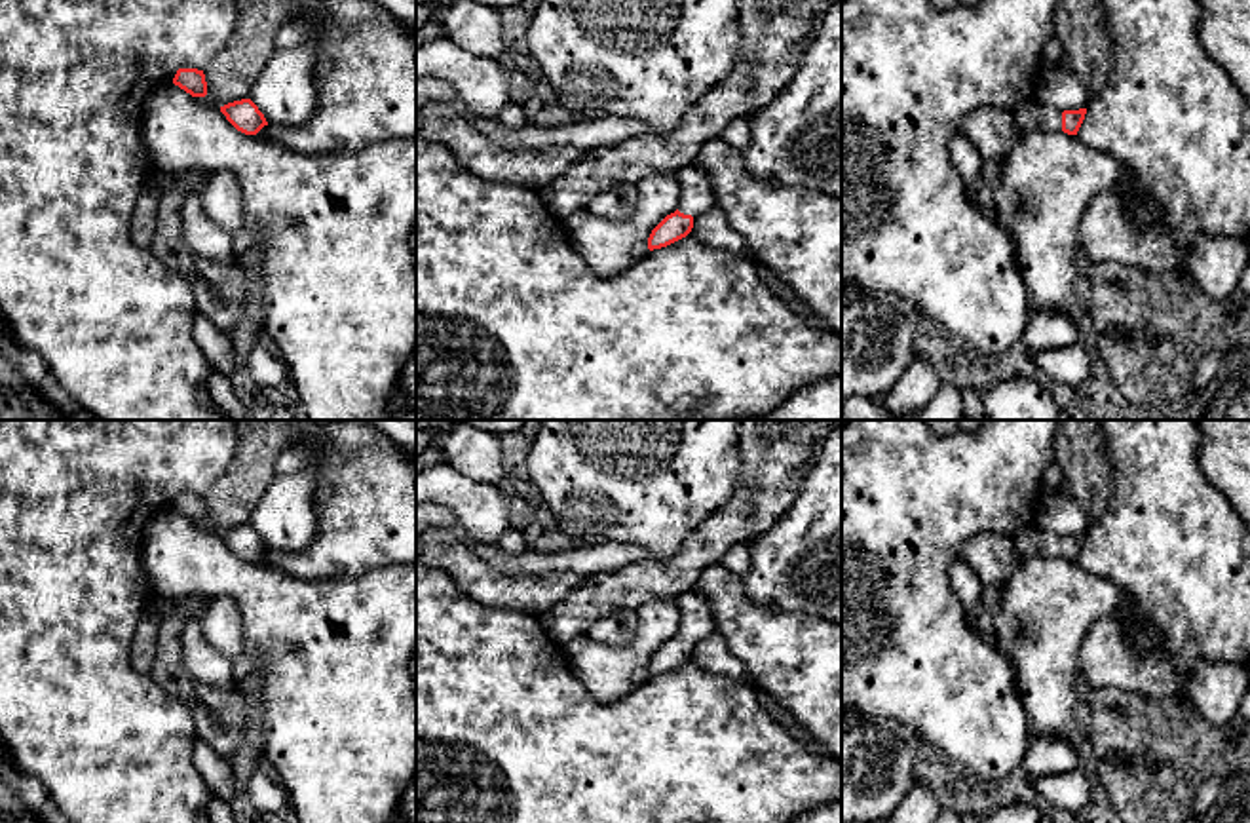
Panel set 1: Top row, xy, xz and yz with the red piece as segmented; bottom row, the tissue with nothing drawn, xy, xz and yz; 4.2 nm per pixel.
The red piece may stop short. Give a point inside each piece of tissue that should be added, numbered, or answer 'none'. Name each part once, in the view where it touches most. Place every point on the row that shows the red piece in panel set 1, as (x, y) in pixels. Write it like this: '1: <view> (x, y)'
1: yz (1032, 114)

